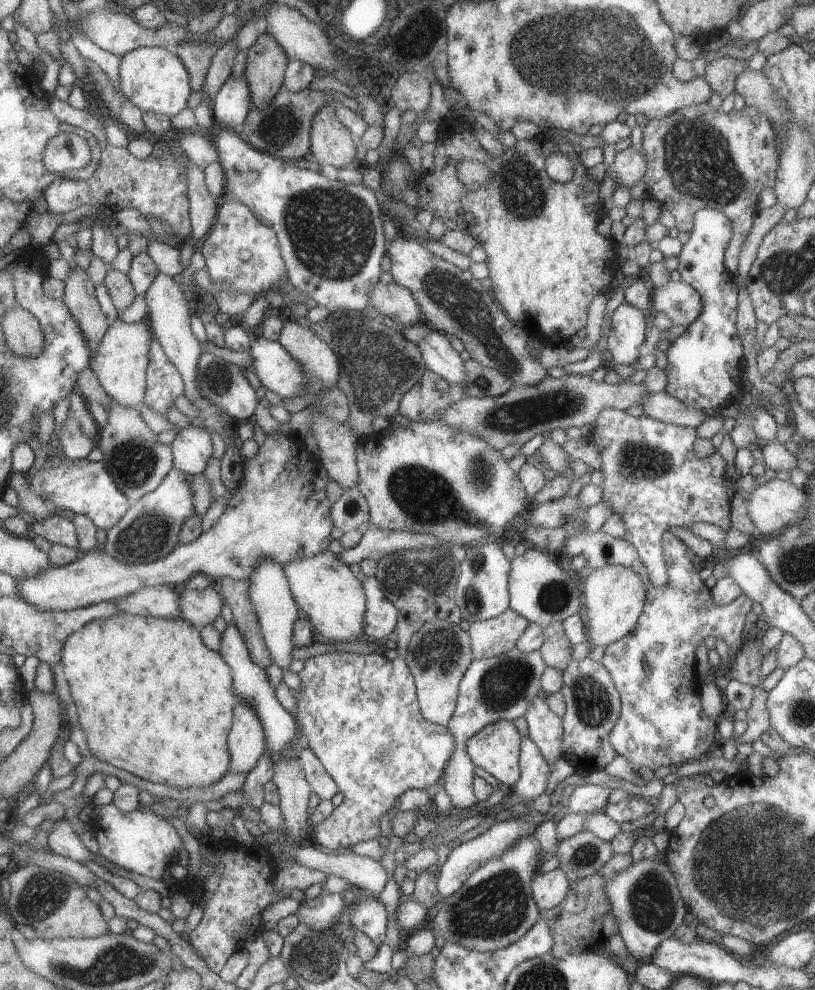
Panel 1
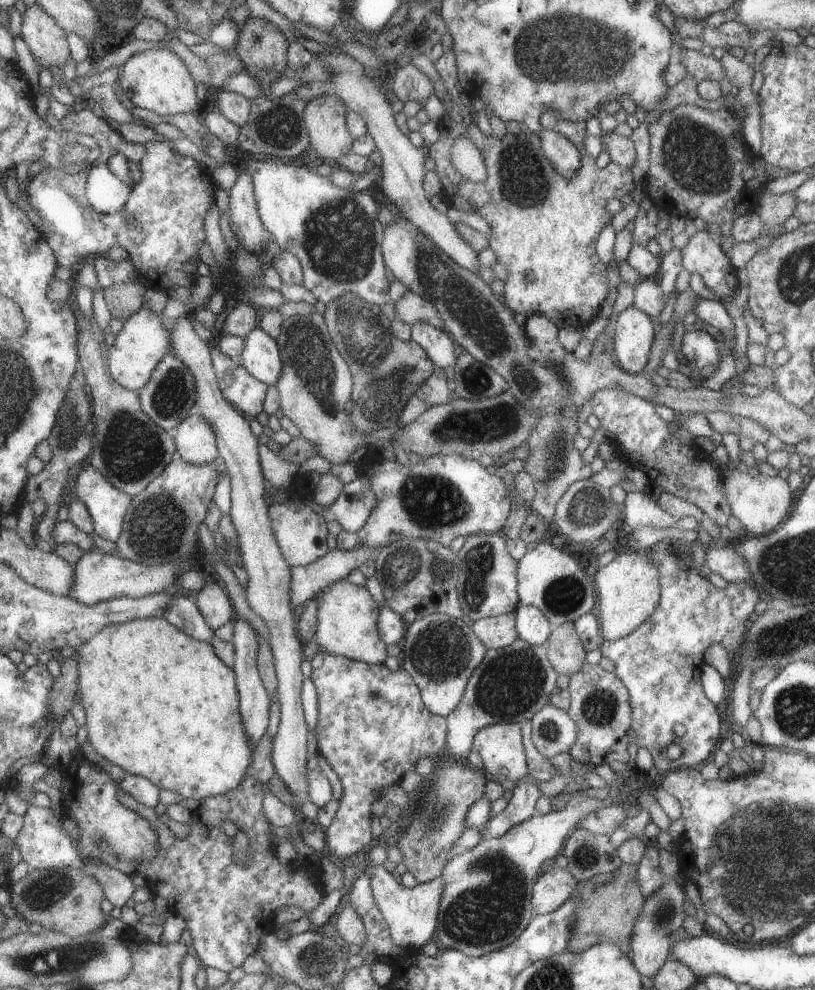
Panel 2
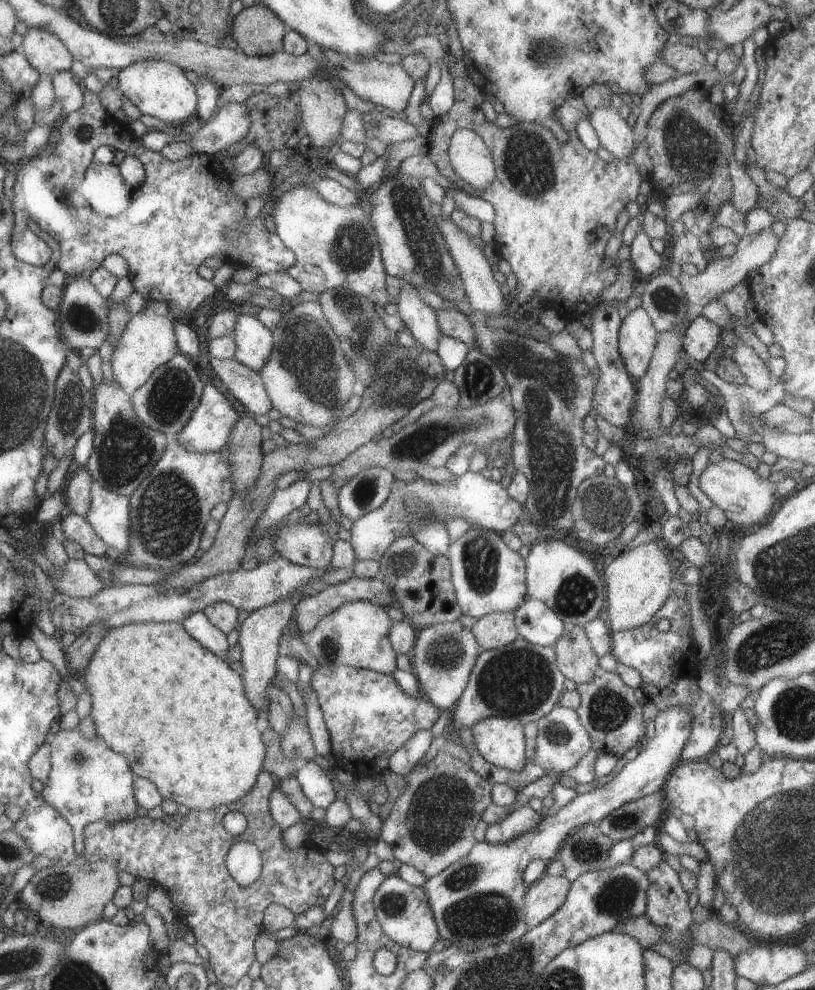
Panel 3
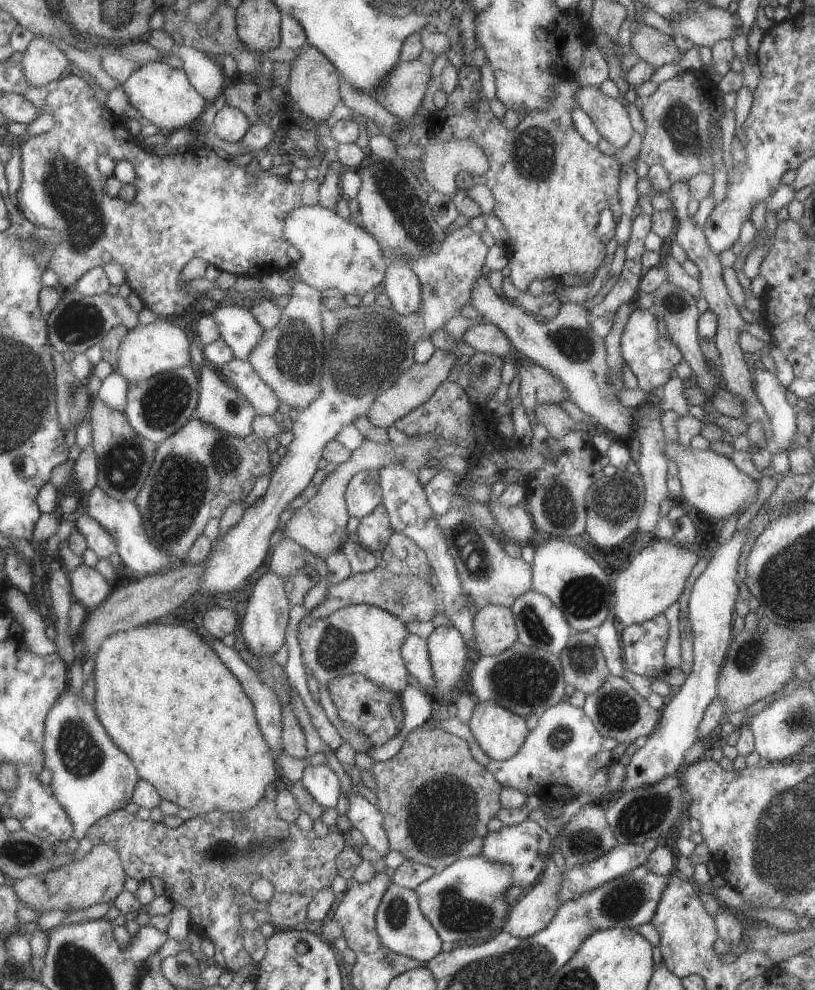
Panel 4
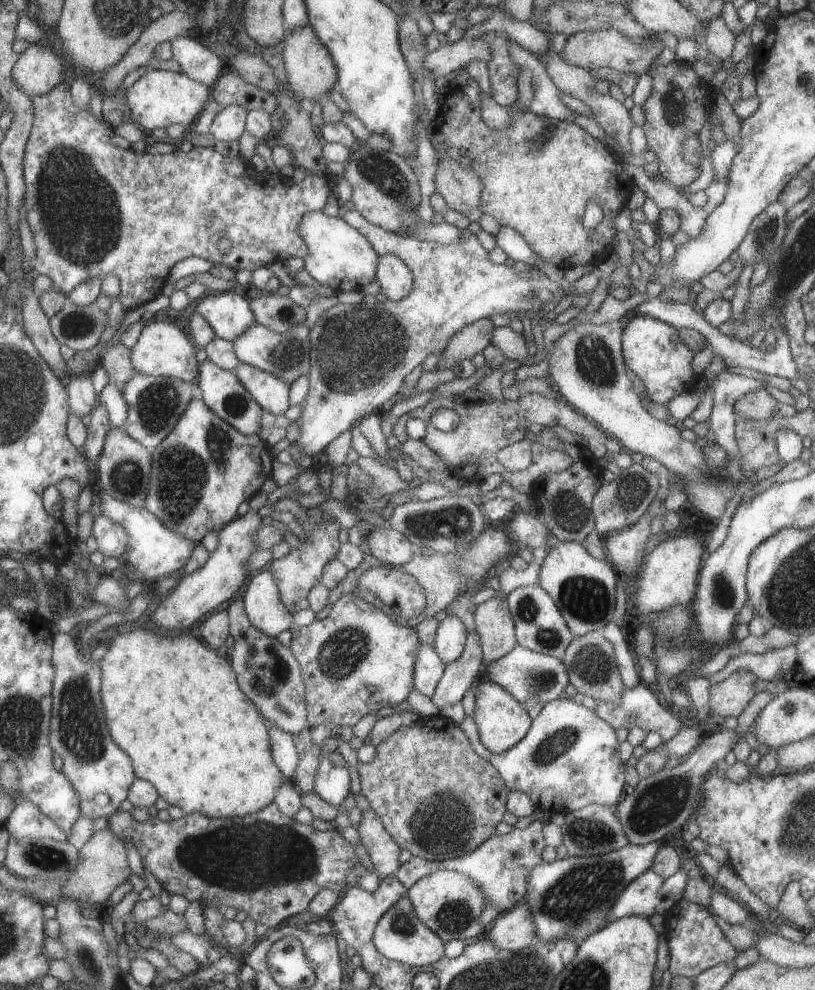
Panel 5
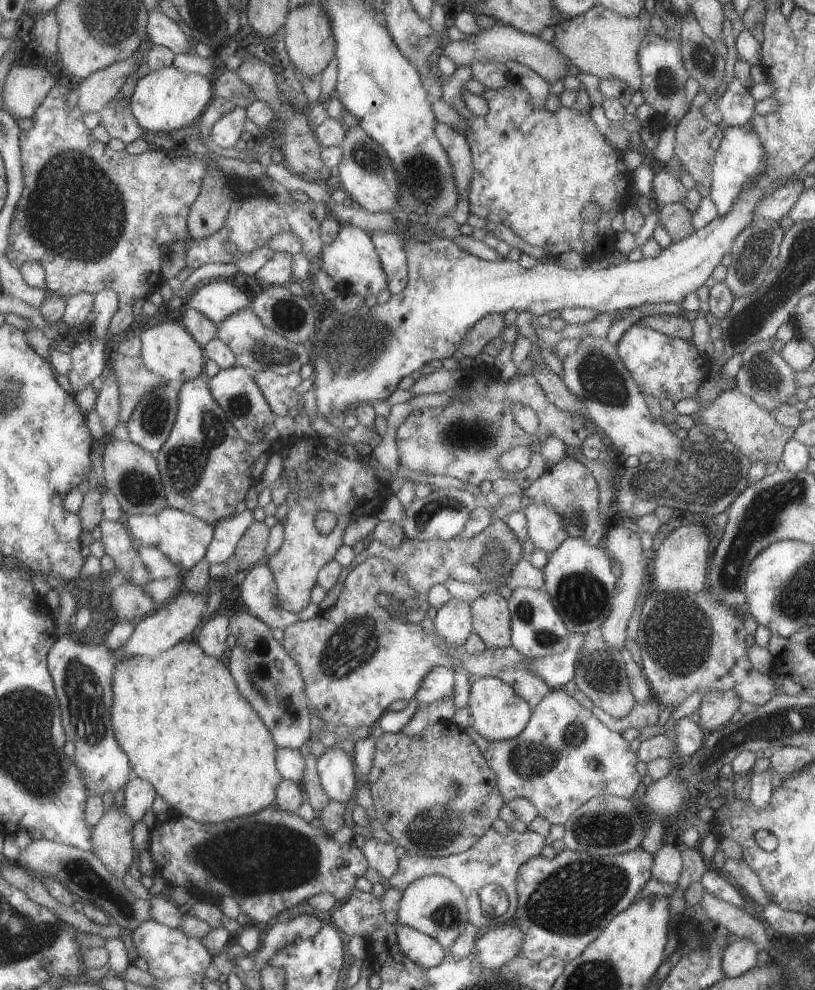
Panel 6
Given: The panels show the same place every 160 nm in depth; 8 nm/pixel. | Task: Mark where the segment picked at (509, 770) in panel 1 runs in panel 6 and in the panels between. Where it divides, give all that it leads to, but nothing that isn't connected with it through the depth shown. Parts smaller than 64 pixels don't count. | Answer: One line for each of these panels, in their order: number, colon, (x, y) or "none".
2: (500, 746)
3: (500, 741)
4: (498, 732)
5: (501, 722)
6: (496, 713)

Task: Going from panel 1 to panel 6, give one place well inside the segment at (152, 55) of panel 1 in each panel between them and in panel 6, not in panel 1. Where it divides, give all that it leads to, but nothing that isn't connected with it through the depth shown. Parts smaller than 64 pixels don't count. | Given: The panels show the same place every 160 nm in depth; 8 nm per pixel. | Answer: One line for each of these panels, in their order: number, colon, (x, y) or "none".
2: (157, 80)
3: (159, 88)
4: (163, 96)
5: (160, 98)
6: (164, 100)

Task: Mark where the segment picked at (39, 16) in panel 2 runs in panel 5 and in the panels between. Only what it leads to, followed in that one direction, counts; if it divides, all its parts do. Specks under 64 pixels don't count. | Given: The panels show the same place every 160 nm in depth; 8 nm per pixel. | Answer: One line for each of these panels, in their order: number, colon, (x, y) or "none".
3: (45, 50)
4: (44, 62)
5: (39, 70)

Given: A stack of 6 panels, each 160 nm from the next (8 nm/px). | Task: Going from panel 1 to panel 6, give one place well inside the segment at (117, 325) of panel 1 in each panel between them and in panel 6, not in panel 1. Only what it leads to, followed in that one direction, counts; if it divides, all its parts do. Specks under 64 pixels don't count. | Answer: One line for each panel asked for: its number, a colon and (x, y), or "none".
2: (141, 344)
3: (148, 341)
4: (148, 349)
5: (162, 350)
6: (167, 349)

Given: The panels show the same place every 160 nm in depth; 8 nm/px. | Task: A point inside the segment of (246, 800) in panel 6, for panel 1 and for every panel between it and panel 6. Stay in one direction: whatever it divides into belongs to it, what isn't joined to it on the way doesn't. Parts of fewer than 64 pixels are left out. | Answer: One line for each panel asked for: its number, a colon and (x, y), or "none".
1: (153, 700)
2: (159, 704)
3: (178, 714)
4: (203, 755)
5: (172, 704)

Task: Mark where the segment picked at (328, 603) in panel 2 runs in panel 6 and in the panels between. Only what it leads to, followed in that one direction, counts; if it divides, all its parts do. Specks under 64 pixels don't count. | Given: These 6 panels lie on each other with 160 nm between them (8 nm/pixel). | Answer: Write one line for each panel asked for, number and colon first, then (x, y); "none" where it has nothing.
3: (355, 634)
4: (361, 639)
5: (354, 661)
6: (355, 659)

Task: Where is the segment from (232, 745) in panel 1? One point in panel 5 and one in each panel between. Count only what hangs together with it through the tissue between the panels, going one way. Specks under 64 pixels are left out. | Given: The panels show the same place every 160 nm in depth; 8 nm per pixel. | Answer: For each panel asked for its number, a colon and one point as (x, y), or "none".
2: (254, 702)
3: (259, 634)
4: (263, 625)
5: (262, 605)

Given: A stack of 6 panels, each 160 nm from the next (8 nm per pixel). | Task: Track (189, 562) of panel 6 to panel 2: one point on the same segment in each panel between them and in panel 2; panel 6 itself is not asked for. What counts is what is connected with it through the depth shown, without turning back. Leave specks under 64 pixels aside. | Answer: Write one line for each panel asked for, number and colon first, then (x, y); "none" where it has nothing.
2: (107, 506)
3: (109, 515)
4: (138, 553)
5: (153, 550)

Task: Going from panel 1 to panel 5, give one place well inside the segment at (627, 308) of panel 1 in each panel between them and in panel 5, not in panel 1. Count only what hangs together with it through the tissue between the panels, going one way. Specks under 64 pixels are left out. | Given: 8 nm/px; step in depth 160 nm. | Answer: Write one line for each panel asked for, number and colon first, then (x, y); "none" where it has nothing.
2: (632, 337)
3: (637, 337)
4: (651, 358)
5: (651, 349)

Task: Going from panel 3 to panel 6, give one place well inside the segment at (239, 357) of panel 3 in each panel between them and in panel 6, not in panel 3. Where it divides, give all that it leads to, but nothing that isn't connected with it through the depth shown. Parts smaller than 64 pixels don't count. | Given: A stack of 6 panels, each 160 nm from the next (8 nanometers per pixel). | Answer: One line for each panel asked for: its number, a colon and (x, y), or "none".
4: (237, 328)
5: (228, 314)
6: (216, 299)

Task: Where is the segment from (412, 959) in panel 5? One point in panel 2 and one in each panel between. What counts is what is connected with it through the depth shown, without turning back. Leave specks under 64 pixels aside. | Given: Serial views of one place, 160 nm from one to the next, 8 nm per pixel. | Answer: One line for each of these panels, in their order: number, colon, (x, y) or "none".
2: (410, 913)
3: (401, 910)
4: (400, 927)

